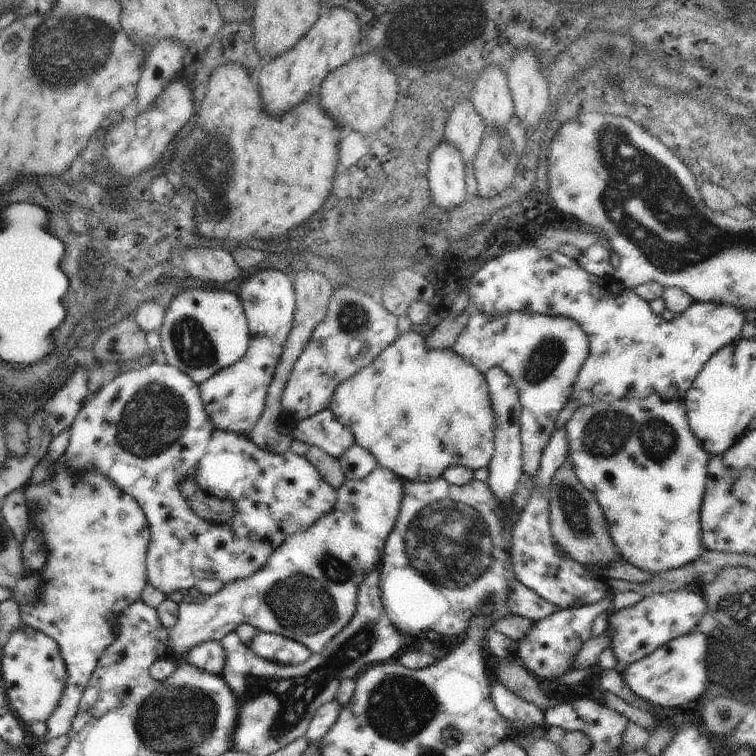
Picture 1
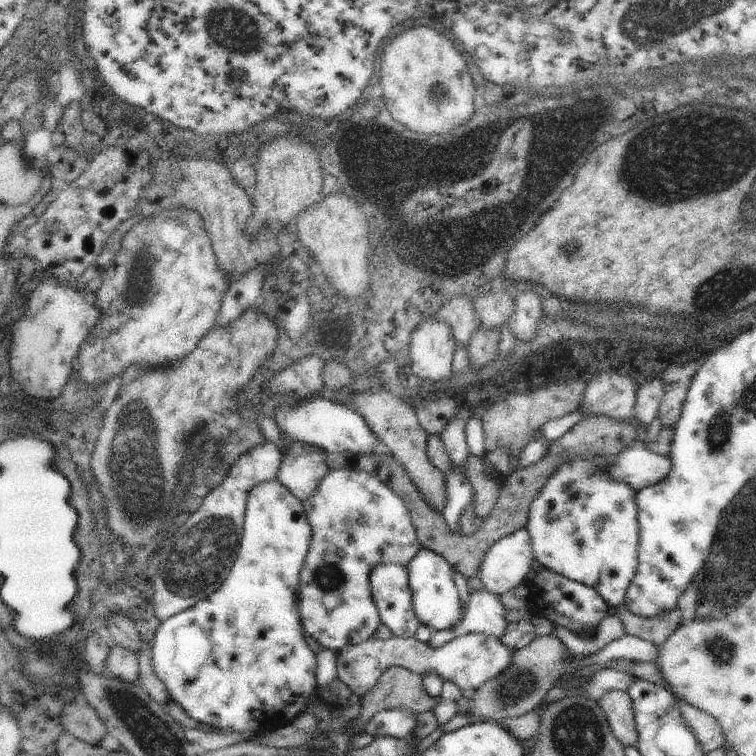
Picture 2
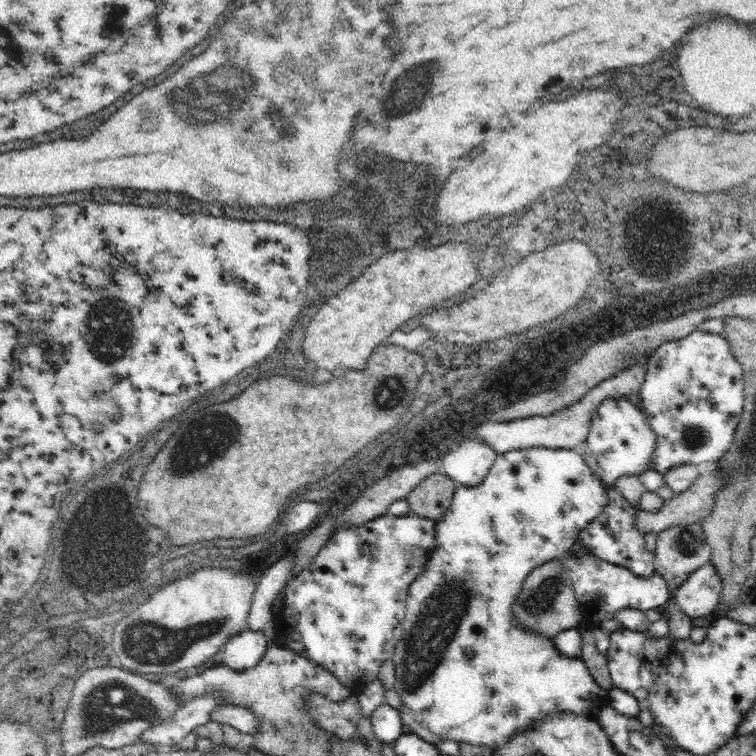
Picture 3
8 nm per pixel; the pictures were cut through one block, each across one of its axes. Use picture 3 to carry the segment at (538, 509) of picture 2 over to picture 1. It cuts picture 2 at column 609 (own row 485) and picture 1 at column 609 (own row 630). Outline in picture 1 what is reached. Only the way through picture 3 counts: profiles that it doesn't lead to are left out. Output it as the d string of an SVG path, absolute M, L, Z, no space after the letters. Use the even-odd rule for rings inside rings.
M651 394L643 400L623 398L609 404L593 402L589 406L581 406L563 426L567 428L569 440L569 458L565 462L571 464L577 480L603 508L609 536L619 558L653 576L695 562L707 552L701 542L699 510L705 492L705 464L709 464L711 454L707 454L691 434L685 414L685 400L663 402L661 396Z

